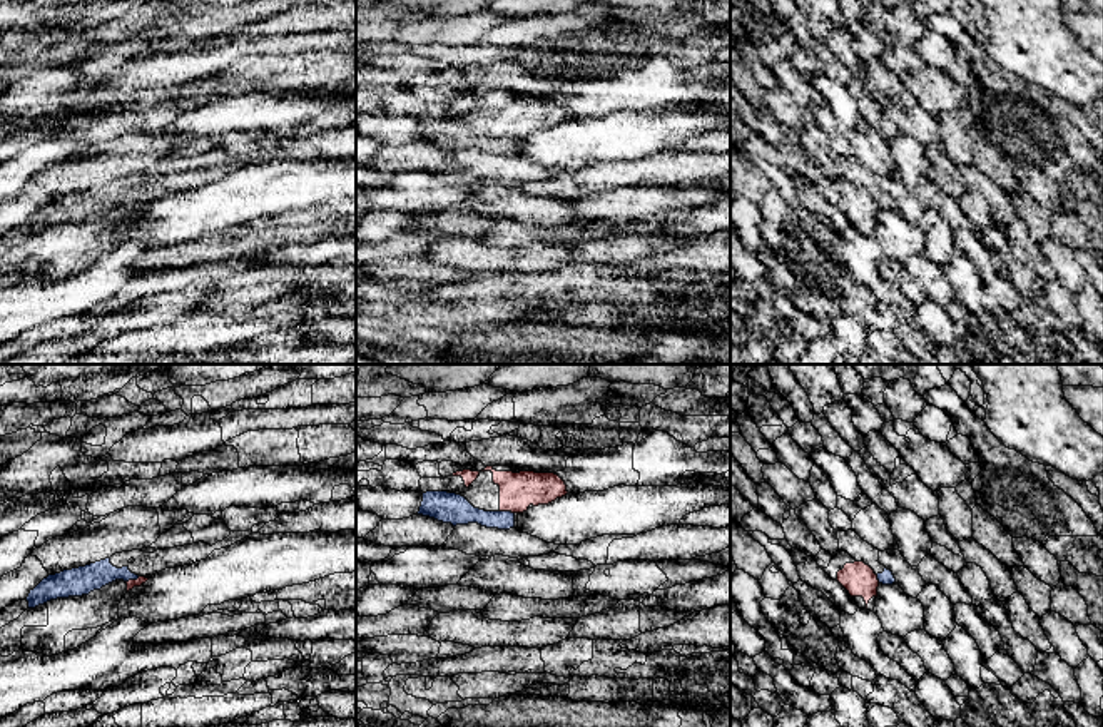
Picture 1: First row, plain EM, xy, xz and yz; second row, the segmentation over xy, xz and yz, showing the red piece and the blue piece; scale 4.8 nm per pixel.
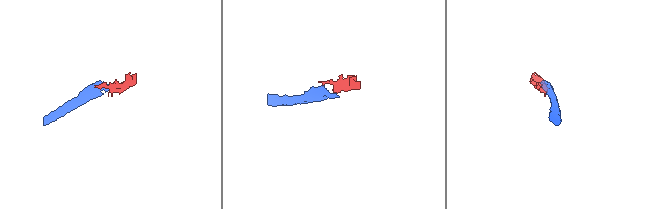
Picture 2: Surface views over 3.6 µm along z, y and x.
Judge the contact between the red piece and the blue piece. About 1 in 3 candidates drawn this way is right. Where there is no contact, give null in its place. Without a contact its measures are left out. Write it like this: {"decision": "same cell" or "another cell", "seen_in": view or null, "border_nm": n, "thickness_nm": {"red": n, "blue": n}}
{"decision": "another cell", "seen_in": "xz", "border_nm": 70, "thickness_nm": {"red": 180, "blue": 140}}

